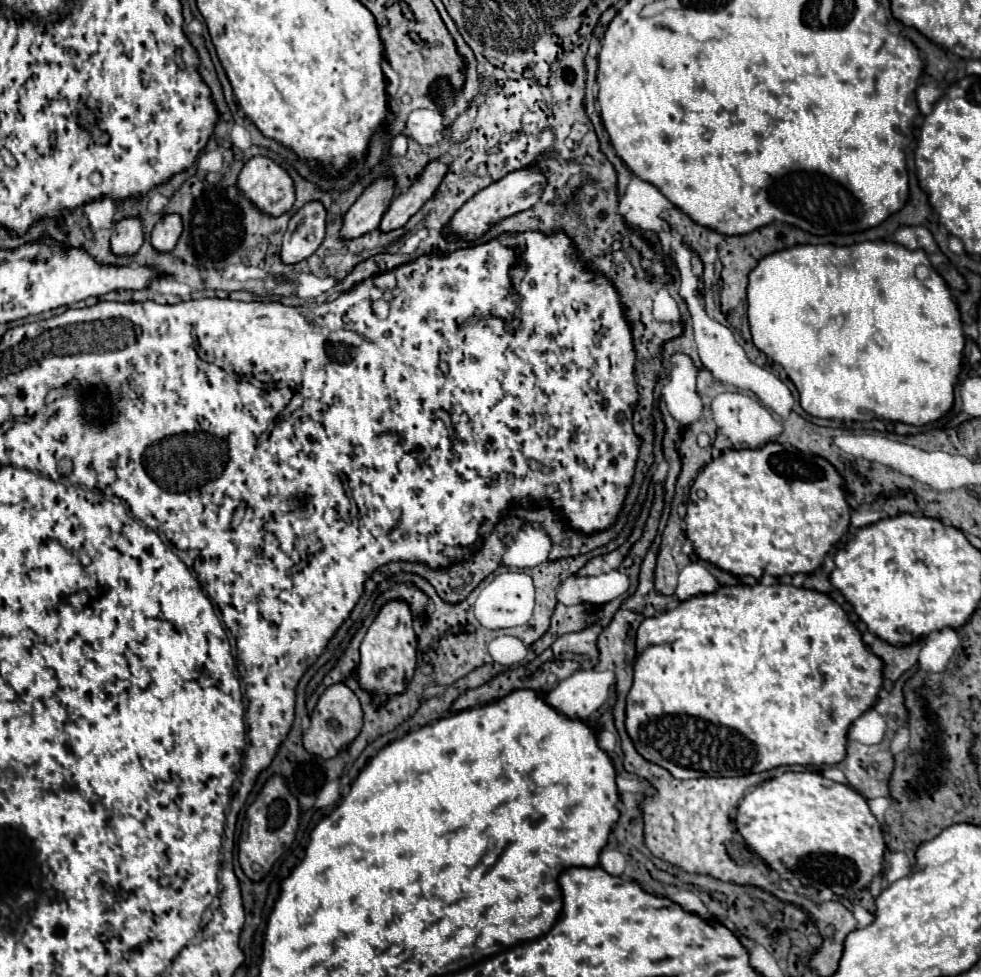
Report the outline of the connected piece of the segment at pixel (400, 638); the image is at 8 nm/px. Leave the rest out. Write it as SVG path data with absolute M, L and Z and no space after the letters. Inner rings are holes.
M388 601L380 607L360 645L358 681L364 689L374 691L376 695L394 695L406 689L406 683L412 679L412 673L416 669L416 633L412 629L412 621L414 615L406 601Z

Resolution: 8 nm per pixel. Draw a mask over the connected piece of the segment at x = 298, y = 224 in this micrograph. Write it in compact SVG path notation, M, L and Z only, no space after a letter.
M312 201L310 205L304 205L288 223L288 231L284 233L284 241L282 241L282 251L280 251L280 259L284 265L294 265L306 257L310 257L322 243L324 239L324 229L326 229L326 209L322 205L318 205L316 201Z

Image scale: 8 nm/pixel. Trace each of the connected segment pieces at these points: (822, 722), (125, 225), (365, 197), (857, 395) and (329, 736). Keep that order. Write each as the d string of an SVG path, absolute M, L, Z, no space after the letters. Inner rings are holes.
M772 583L768 587L756 585L720 585L712 593L694 595L680 601L676 609L648 617L636 631L636 659L634 681L626 695L626 733L630 735L636 751L650 763L670 771L676 779L698 777L738 777L748 773L762 773L780 765L834 765L846 755L846 733L850 723L868 711L882 687L882 661L866 649L862 635L848 621L844 609L826 593L810 591L804 587Z
M138 217L116 223L110 239L110 251L114 255L136 255L144 241L142 221Z
M378 179L376 183L372 183L344 215L340 239L356 239L374 231L392 197L394 197L392 179Z
M864 241L856 245L796 245L784 251L776 251L772 255L762 257L762 261L748 275L748 321L754 345L764 351L774 363L780 363L792 383L798 389L800 405L812 417L822 419L840 419L840 421L870 421L870 419L888 419L902 421L910 425L926 425L940 419L950 411L954 403L954 385L960 373L964 335L960 325L960 313L952 295L946 287L946 281L930 269L930 275L920 281L914 275L918 265L928 265L926 253L922 249L910 251L892 241Z
M334 683L322 693L322 697L318 699L318 703L312 711L310 727L304 733L304 749L314 755L330 759L344 745L350 745L354 741L354 737L358 737L360 729L362 729L362 709L360 709L358 697L354 695L354 691L348 685Z

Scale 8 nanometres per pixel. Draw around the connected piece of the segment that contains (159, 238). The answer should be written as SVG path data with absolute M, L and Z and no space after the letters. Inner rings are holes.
M174 213L166 215L166 217L162 217L156 223L150 243L160 253L172 253L180 233L182 233L182 219L180 219L180 215L174 215Z

